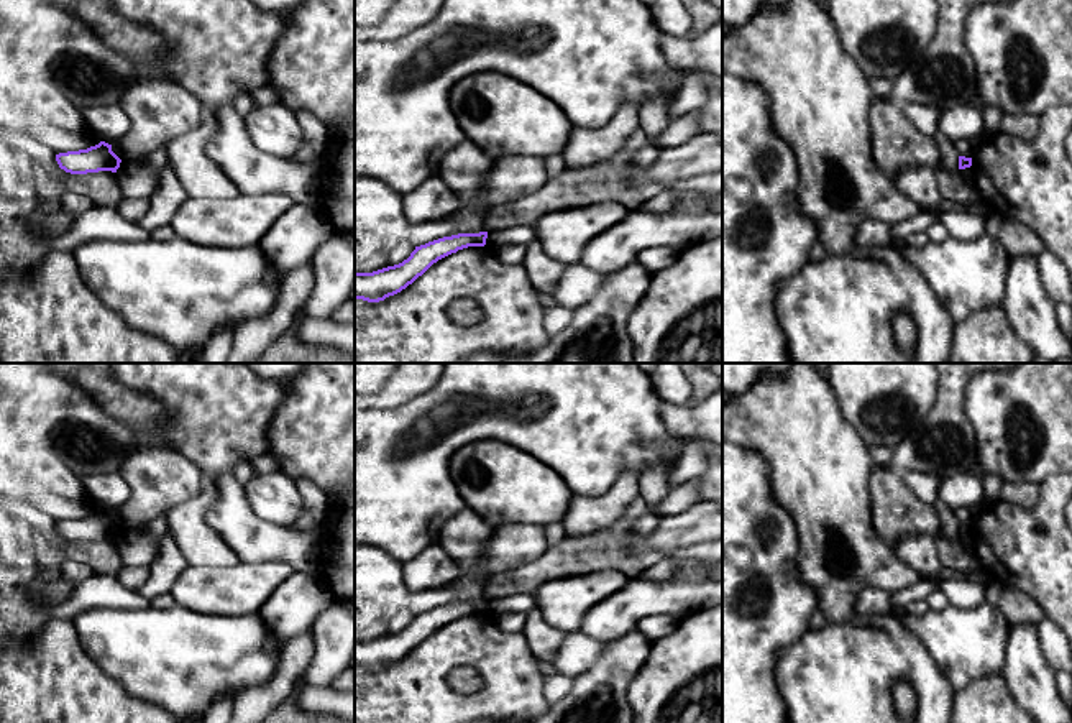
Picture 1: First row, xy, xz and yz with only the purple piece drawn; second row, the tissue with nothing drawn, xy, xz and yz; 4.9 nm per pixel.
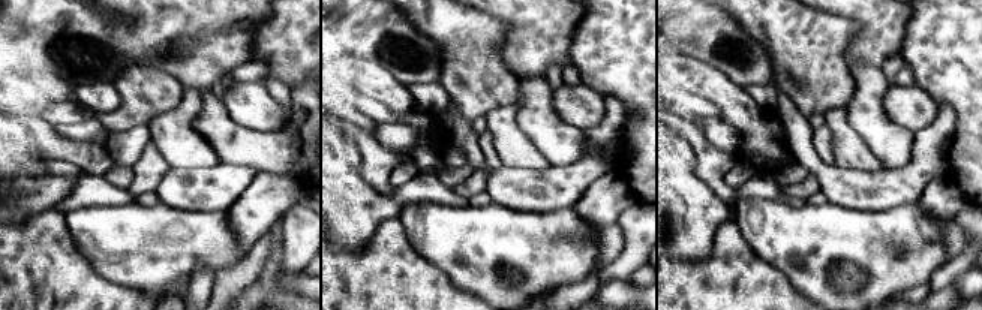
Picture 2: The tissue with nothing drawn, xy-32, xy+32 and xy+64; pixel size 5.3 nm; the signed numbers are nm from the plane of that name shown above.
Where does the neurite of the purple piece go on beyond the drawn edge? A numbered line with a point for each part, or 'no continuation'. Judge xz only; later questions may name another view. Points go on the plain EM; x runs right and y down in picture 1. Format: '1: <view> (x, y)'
no continuation

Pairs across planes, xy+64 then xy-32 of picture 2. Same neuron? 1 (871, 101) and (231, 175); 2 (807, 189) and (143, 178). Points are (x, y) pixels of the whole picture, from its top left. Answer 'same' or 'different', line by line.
1: different
2: same

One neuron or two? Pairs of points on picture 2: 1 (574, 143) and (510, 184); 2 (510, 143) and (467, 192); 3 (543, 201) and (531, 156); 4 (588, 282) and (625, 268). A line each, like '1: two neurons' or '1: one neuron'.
1: two neurons
2: two neurons
3: two neurons
4: two neurons

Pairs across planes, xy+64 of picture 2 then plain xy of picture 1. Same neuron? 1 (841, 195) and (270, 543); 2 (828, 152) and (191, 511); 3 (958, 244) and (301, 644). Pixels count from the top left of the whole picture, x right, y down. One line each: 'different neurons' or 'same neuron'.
1: different neurons
2: different neurons
3: same neuron

